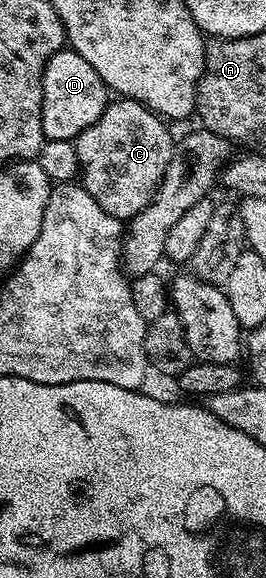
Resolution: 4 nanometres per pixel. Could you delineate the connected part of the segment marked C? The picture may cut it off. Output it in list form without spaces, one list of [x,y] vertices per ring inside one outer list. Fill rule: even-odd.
[[[118,97],[109,107],[76,138],[79,156],[80,185],[111,216],[128,220],[140,212],[153,199],[163,176],[171,153],[169,130],[158,115],[148,106],[134,98]]]

